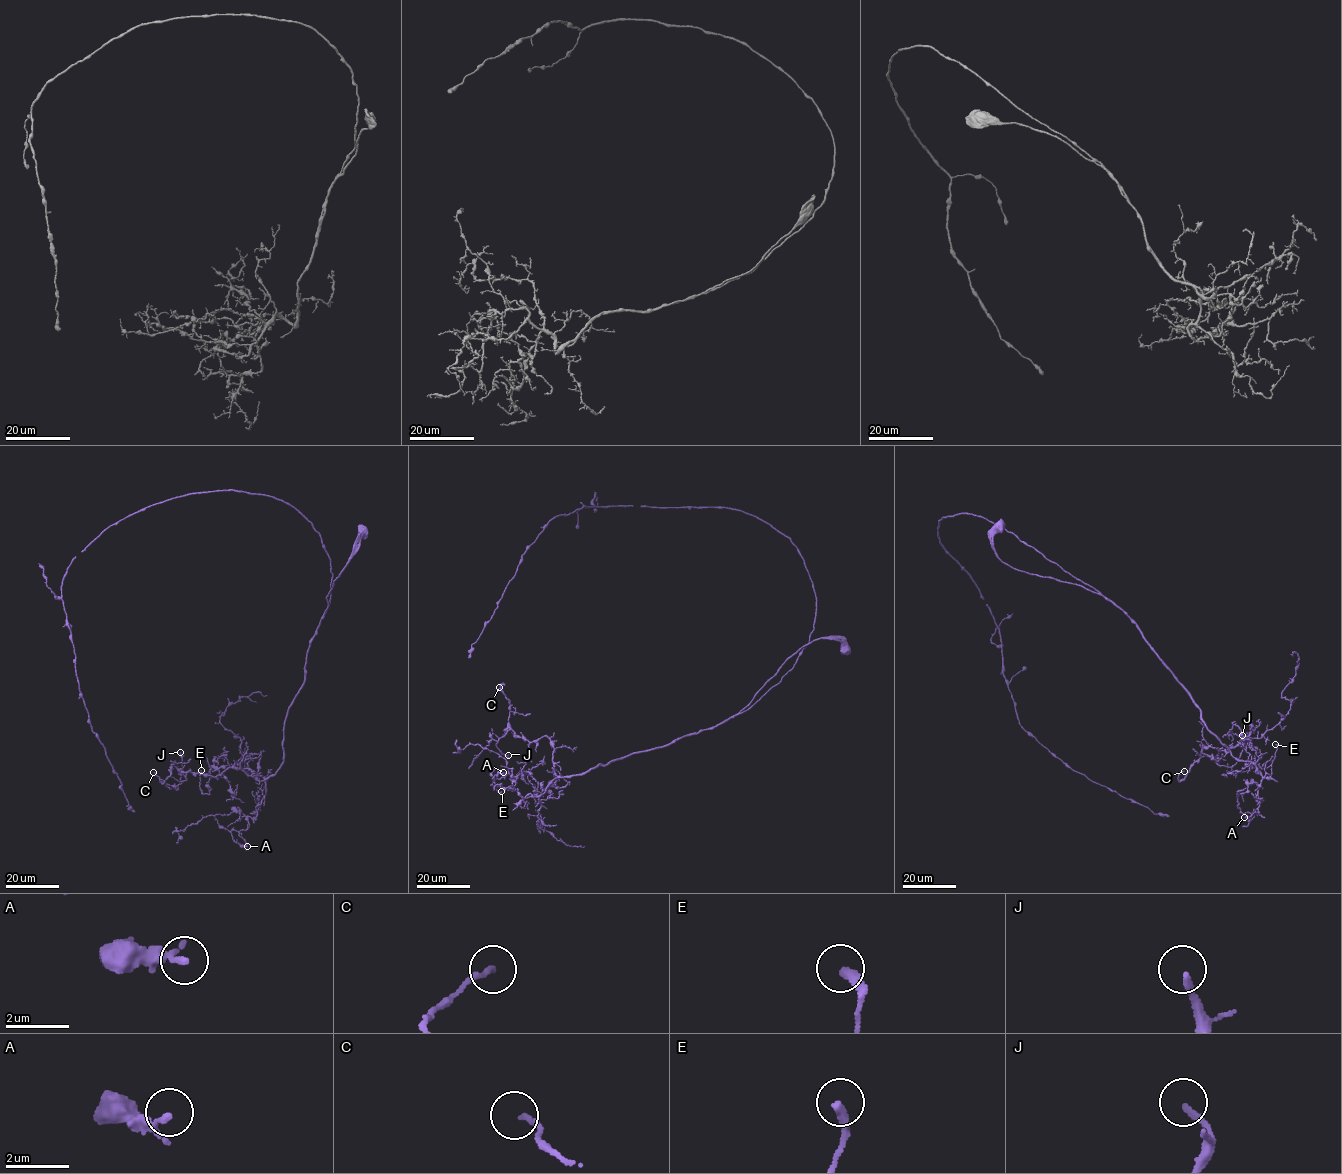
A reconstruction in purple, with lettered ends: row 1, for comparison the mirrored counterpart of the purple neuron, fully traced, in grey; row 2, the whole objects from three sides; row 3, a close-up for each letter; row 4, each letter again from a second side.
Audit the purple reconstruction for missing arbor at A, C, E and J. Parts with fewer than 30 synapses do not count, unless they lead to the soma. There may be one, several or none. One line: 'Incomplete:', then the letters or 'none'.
Incomplete: none

